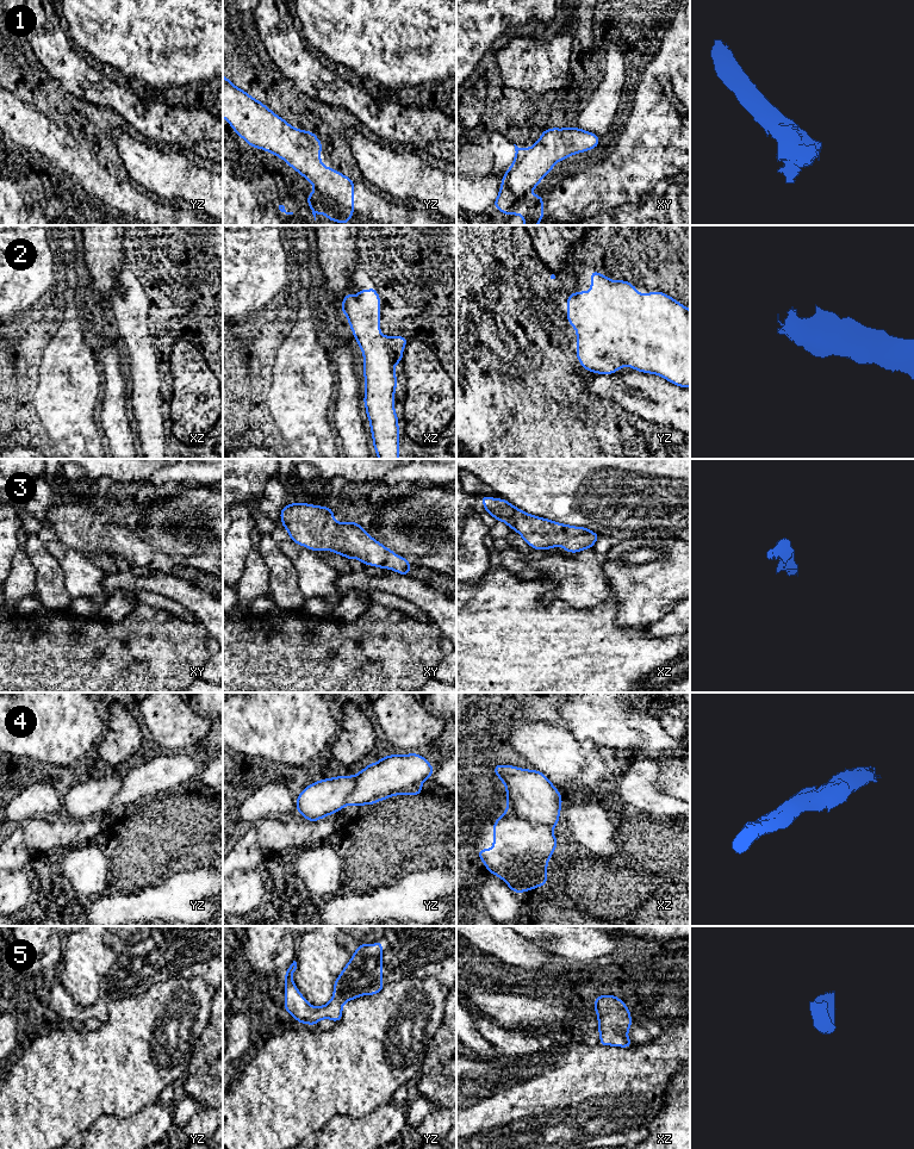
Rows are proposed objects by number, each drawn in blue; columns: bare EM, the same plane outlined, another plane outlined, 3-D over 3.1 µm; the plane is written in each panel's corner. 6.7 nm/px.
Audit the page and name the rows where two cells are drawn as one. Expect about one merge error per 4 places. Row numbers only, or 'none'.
4

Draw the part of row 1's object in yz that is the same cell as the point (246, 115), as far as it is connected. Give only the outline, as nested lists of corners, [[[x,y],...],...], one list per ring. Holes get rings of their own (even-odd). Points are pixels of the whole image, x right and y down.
[[[224,75],[223,117],[253,149],[261,148],[286,161],[316,187],[315,192],[307,194],[315,221],[321,212],[331,222],[350,222],[354,212],[354,181],[322,164],[319,151],[323,145],[313,131],[292,128]]]

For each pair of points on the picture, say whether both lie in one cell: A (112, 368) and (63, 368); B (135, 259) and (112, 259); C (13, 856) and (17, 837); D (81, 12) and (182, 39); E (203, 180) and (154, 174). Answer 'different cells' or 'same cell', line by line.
A: different cells
B: different cells
C: same cell
D: same cell
E: same cell

